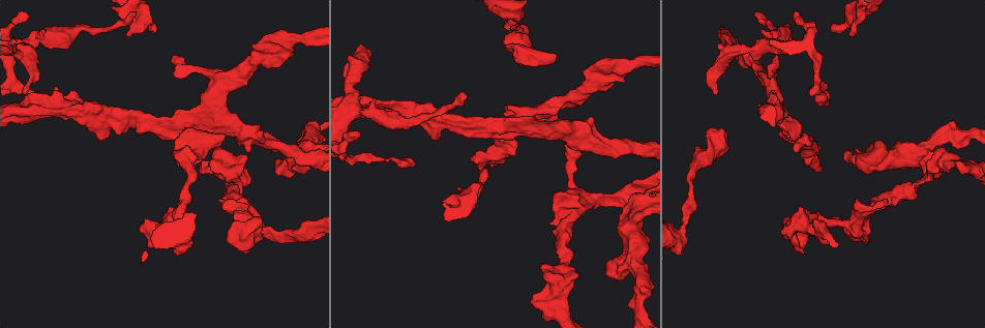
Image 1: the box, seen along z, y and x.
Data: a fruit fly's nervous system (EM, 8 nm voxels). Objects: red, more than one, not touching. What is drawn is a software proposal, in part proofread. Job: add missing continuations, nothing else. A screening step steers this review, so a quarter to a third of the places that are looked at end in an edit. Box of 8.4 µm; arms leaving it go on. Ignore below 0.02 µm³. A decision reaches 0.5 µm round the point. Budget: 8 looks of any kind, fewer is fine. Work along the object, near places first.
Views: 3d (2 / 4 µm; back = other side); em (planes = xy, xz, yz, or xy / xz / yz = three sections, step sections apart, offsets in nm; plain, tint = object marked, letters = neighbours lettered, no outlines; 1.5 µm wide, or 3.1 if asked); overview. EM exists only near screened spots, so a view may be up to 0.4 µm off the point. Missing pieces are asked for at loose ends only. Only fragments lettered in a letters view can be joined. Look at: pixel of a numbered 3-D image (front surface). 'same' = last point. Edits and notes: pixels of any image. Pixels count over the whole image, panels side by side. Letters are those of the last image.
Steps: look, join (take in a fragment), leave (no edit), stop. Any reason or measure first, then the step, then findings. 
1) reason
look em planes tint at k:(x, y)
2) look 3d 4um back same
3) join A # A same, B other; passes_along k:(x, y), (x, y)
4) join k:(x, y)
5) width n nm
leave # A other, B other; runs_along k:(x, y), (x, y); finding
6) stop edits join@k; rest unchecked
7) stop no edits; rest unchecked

an open end
look em planes letters at 1:(777, 62)

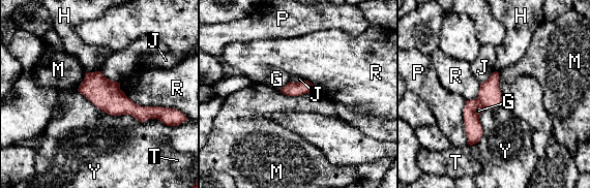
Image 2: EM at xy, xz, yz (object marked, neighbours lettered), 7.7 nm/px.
width 110 nm; longest_contact Y 750 nm
leave # G other, H other, J other, M other, P other, R other, T other, Y other; no lettered fragment goes on from it

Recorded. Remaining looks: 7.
an open end
look em planes letters at 1:(780, 233)

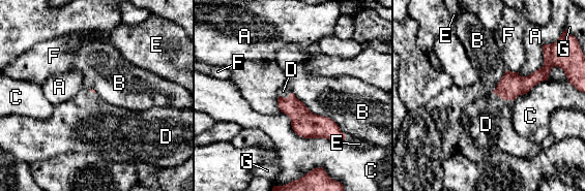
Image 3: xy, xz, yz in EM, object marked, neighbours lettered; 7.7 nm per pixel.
join D # A other, B other, C other, D same, E other, F other, G other; passes_along 3:(512, 85), (502, 98), (486, 124); it goes on there

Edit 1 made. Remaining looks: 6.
stop edits join@3; rest unchecked

